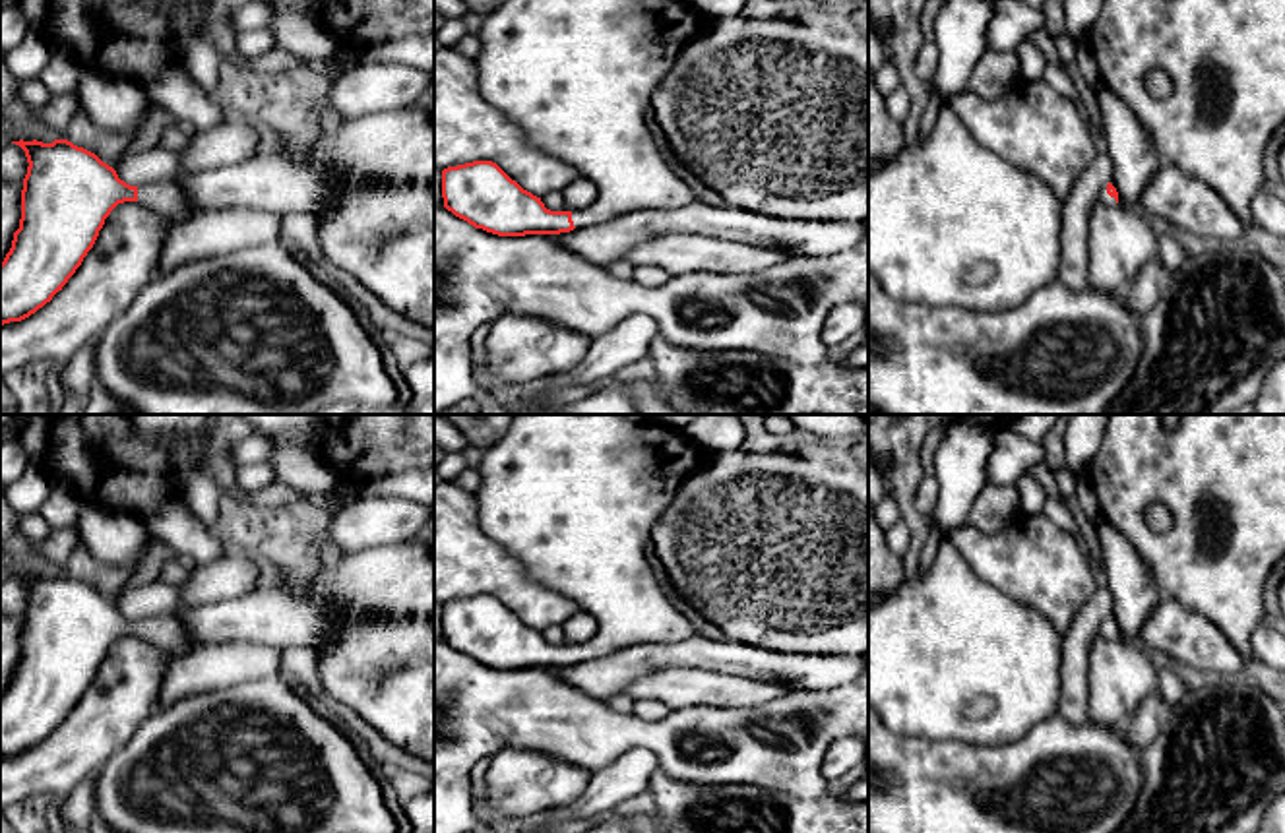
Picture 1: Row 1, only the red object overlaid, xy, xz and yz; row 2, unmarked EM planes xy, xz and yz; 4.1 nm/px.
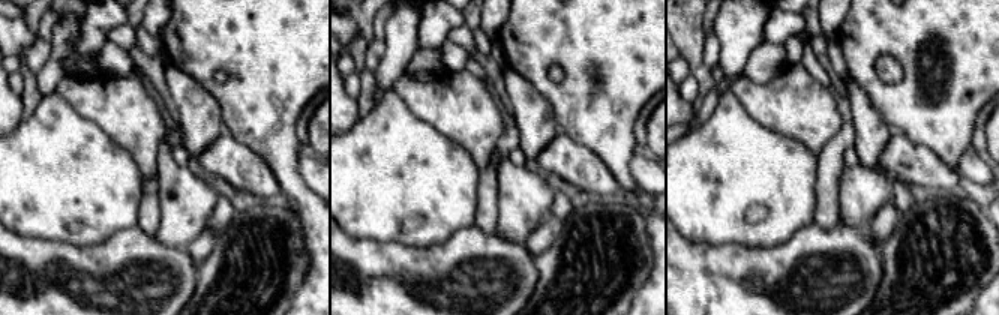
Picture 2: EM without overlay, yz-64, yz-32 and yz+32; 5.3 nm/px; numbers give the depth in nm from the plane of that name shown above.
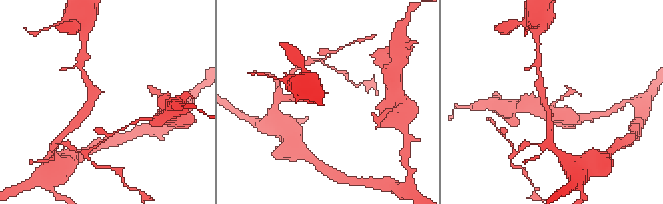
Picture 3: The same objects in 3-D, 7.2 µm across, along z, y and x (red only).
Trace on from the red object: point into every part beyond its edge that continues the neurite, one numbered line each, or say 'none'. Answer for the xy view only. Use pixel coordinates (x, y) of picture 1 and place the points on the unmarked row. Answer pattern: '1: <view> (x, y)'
1: xy (165, 632)

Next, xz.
1: xz (574, 498)

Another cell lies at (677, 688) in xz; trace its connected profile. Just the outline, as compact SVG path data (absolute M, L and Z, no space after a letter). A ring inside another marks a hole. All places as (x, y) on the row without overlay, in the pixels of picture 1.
M688 666L661 668L642 674L632 680L624 692L636 701L655 699L671 711L692 705L740 709L799 694L797 688L779 680L740 678L735 674Z

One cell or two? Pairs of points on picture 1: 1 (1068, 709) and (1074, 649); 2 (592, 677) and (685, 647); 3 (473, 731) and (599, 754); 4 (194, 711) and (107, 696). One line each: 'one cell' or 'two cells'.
1: one cell
2: one cell
3: one cell
4: two cells

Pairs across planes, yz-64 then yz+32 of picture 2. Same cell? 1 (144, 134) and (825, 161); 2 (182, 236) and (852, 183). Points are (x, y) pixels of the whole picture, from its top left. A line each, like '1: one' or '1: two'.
1: two
2: one

